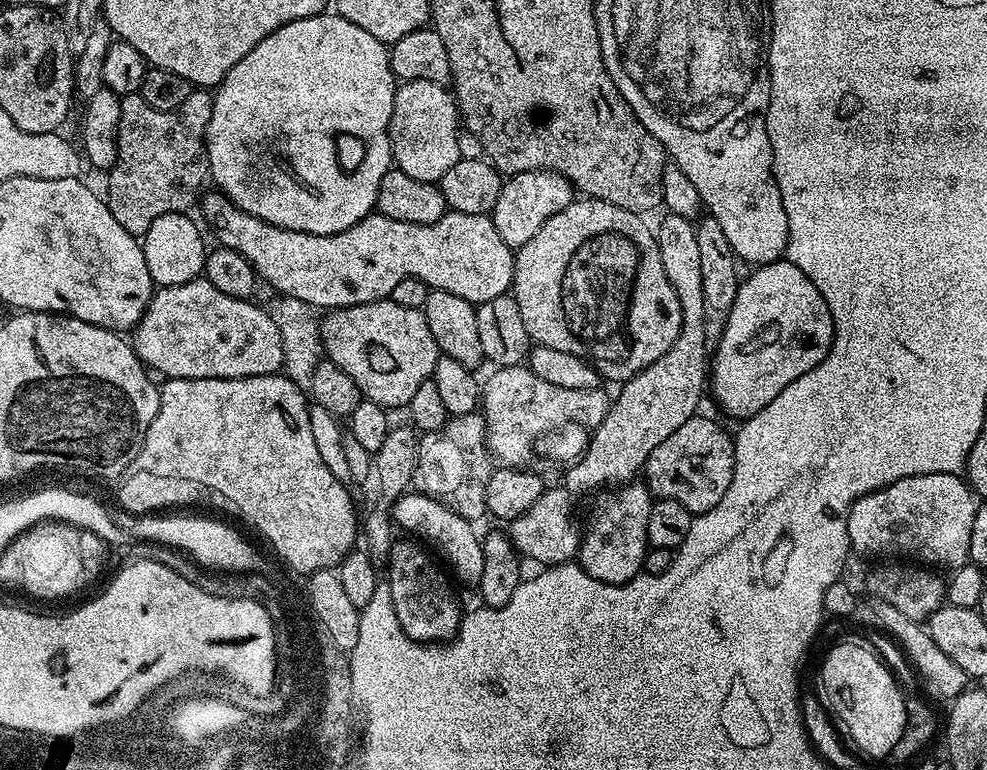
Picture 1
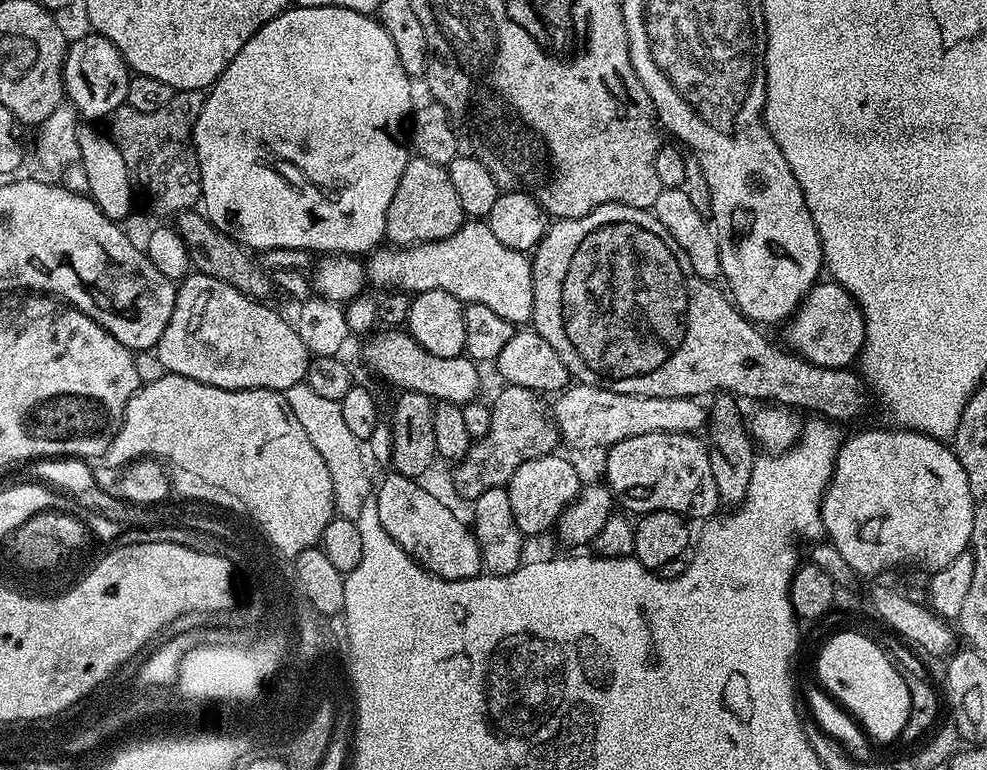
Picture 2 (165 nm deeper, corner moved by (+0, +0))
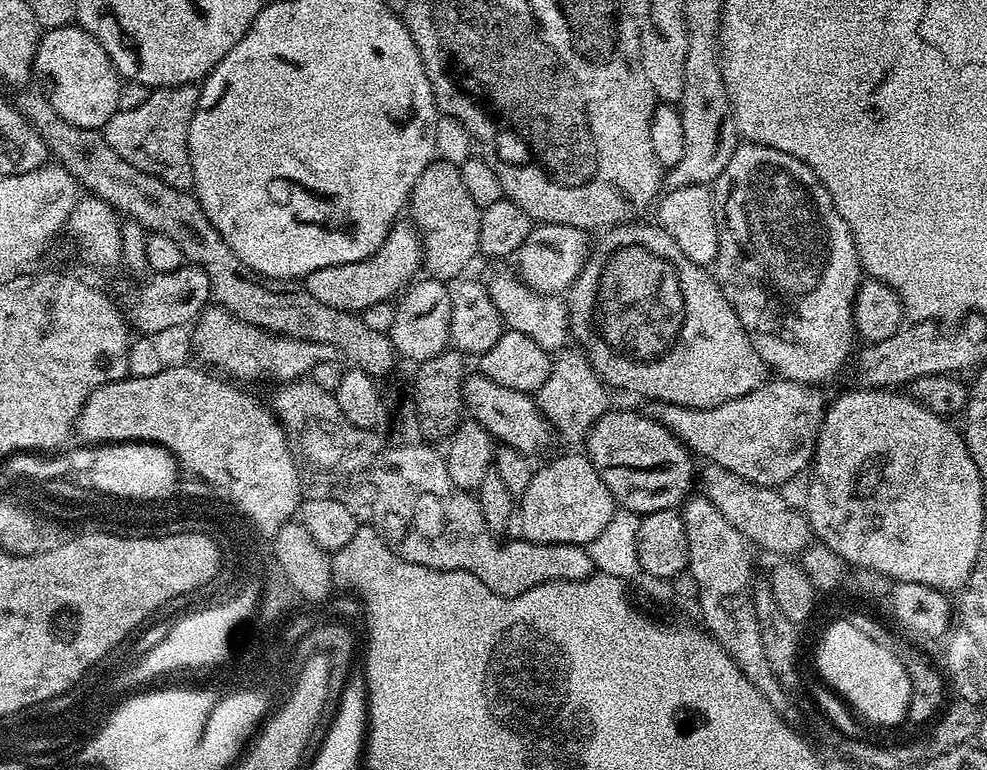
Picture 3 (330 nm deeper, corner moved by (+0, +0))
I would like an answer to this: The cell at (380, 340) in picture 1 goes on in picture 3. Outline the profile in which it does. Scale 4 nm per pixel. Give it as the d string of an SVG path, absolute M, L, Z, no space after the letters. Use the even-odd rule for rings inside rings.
M482 374L469 375L464 382L462 393L463 403L470 411L471 419L477 421L500 444L514 446L522 455L529 458L535 457L535 452L540 452L548 444L550 421L540 411L539 404L529 393L510 390Z

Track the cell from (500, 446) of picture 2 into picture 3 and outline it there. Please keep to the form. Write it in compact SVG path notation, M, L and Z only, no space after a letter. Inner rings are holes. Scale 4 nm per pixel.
M568 346L555 357L550 374L534 399L540 411L548 417L551 427L560 431L562 439L583 441L596 419L609 411L608 392L609 385L592 369L587 354L579 347Z

